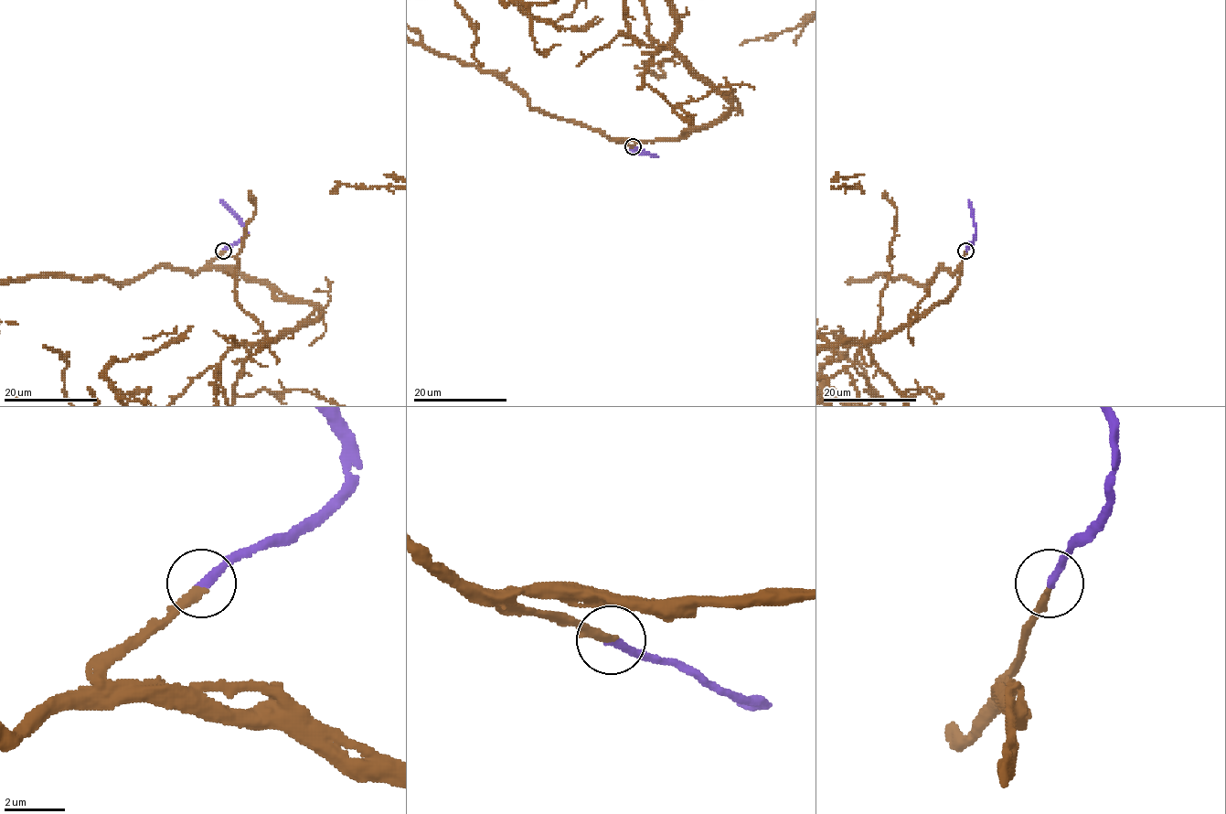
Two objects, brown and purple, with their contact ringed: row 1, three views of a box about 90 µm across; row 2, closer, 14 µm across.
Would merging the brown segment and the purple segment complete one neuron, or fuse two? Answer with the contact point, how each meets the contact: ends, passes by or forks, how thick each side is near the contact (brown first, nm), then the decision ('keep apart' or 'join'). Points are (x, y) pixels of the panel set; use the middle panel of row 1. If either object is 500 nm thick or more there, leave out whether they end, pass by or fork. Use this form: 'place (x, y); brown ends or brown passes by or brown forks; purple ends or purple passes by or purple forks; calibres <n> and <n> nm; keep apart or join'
place (633, 146); brown ends; purple ends; calibres 280 and 280 nm; join

